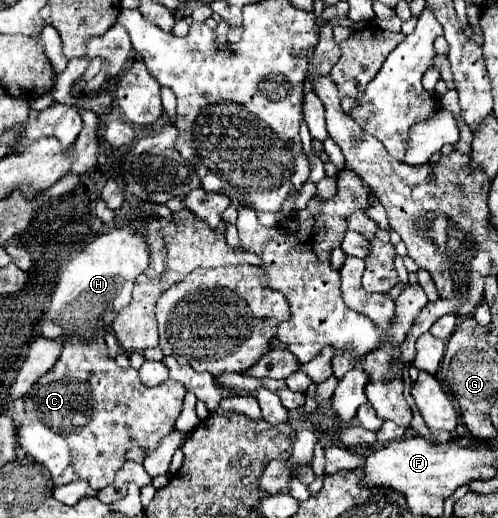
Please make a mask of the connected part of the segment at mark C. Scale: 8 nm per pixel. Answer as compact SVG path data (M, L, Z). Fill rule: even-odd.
M95 335L93 339L65 337L55 367L39 377L35 387L25 395L25 419L17 431L17 439L33 461L49 469L55 485L85 479L95 491L99 491L113 481L131 447L153 451L157 443L173 431L173 423L183 407L183 397L185 387L175 379L167 379L157 387L145 387L133 367L119 367L109 355L103 335Z

